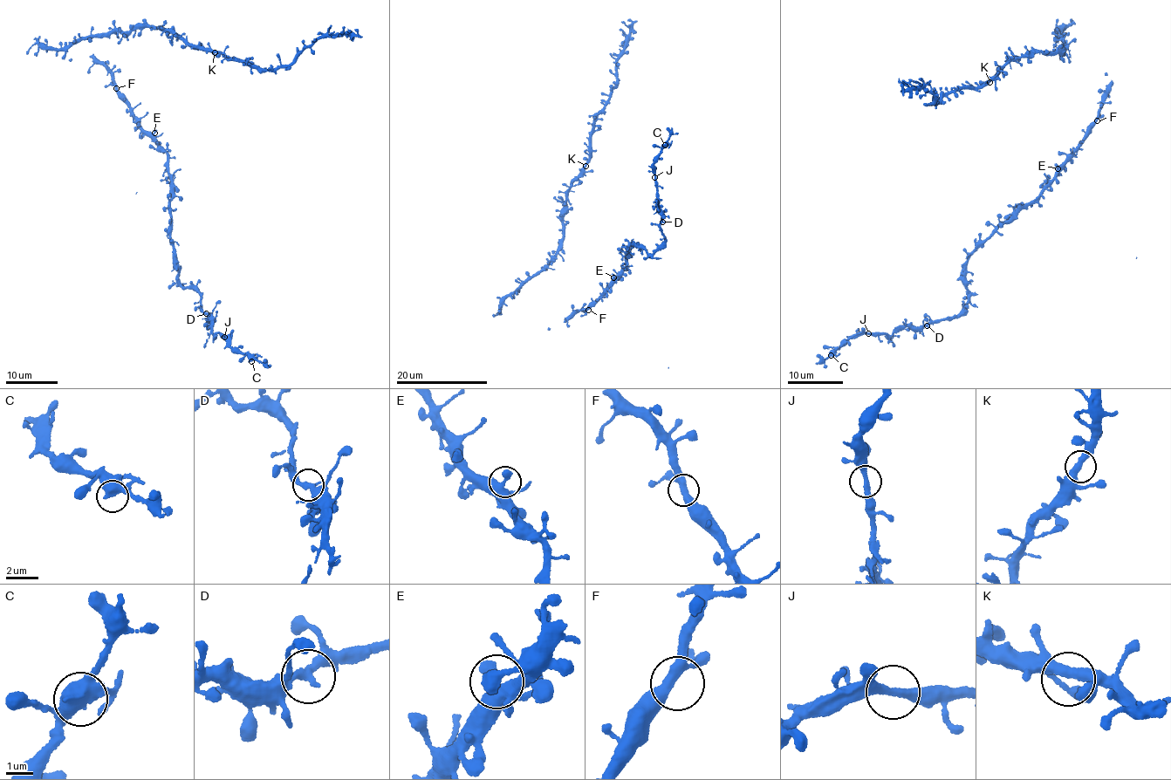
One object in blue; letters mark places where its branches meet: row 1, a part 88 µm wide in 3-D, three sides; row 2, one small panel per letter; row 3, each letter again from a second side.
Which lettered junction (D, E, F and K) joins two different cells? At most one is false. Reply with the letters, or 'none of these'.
none of these

